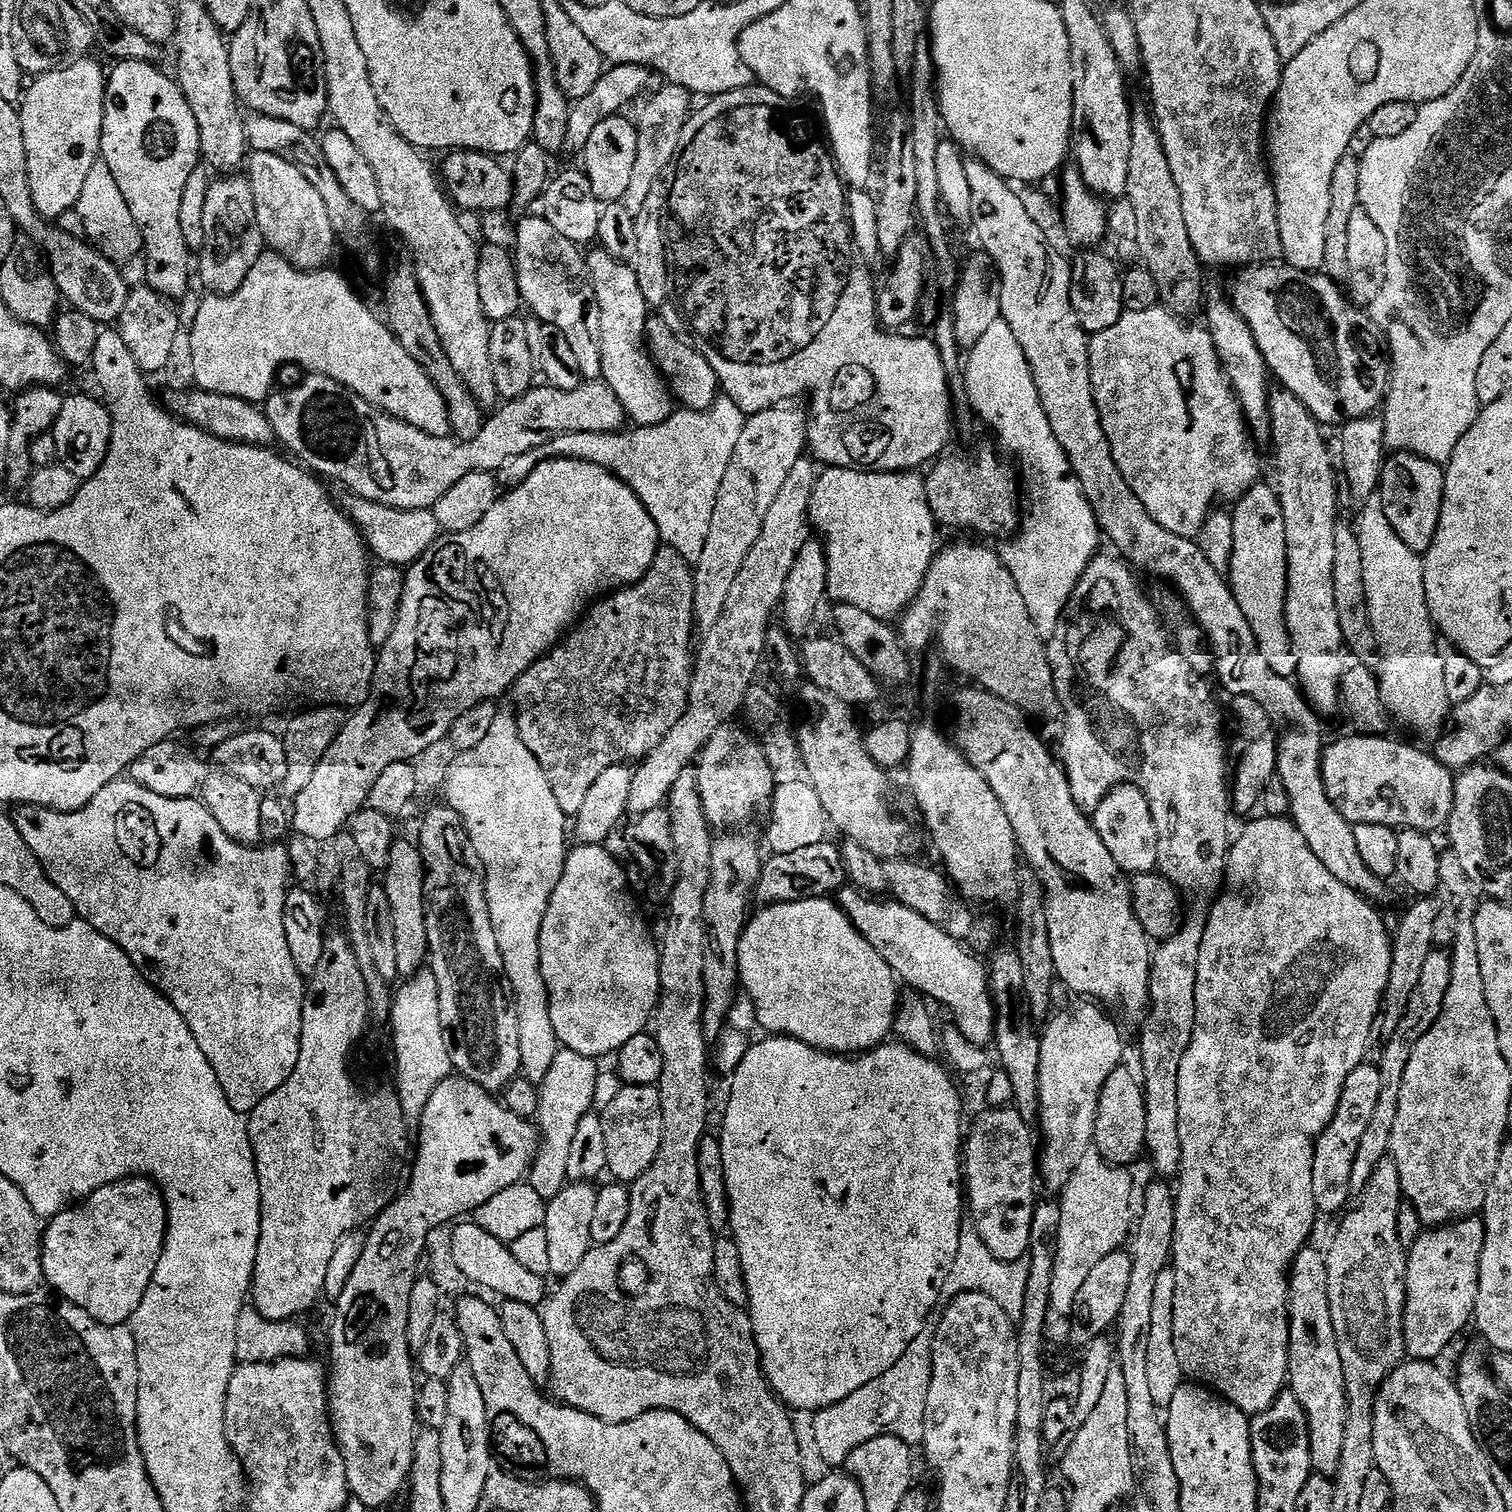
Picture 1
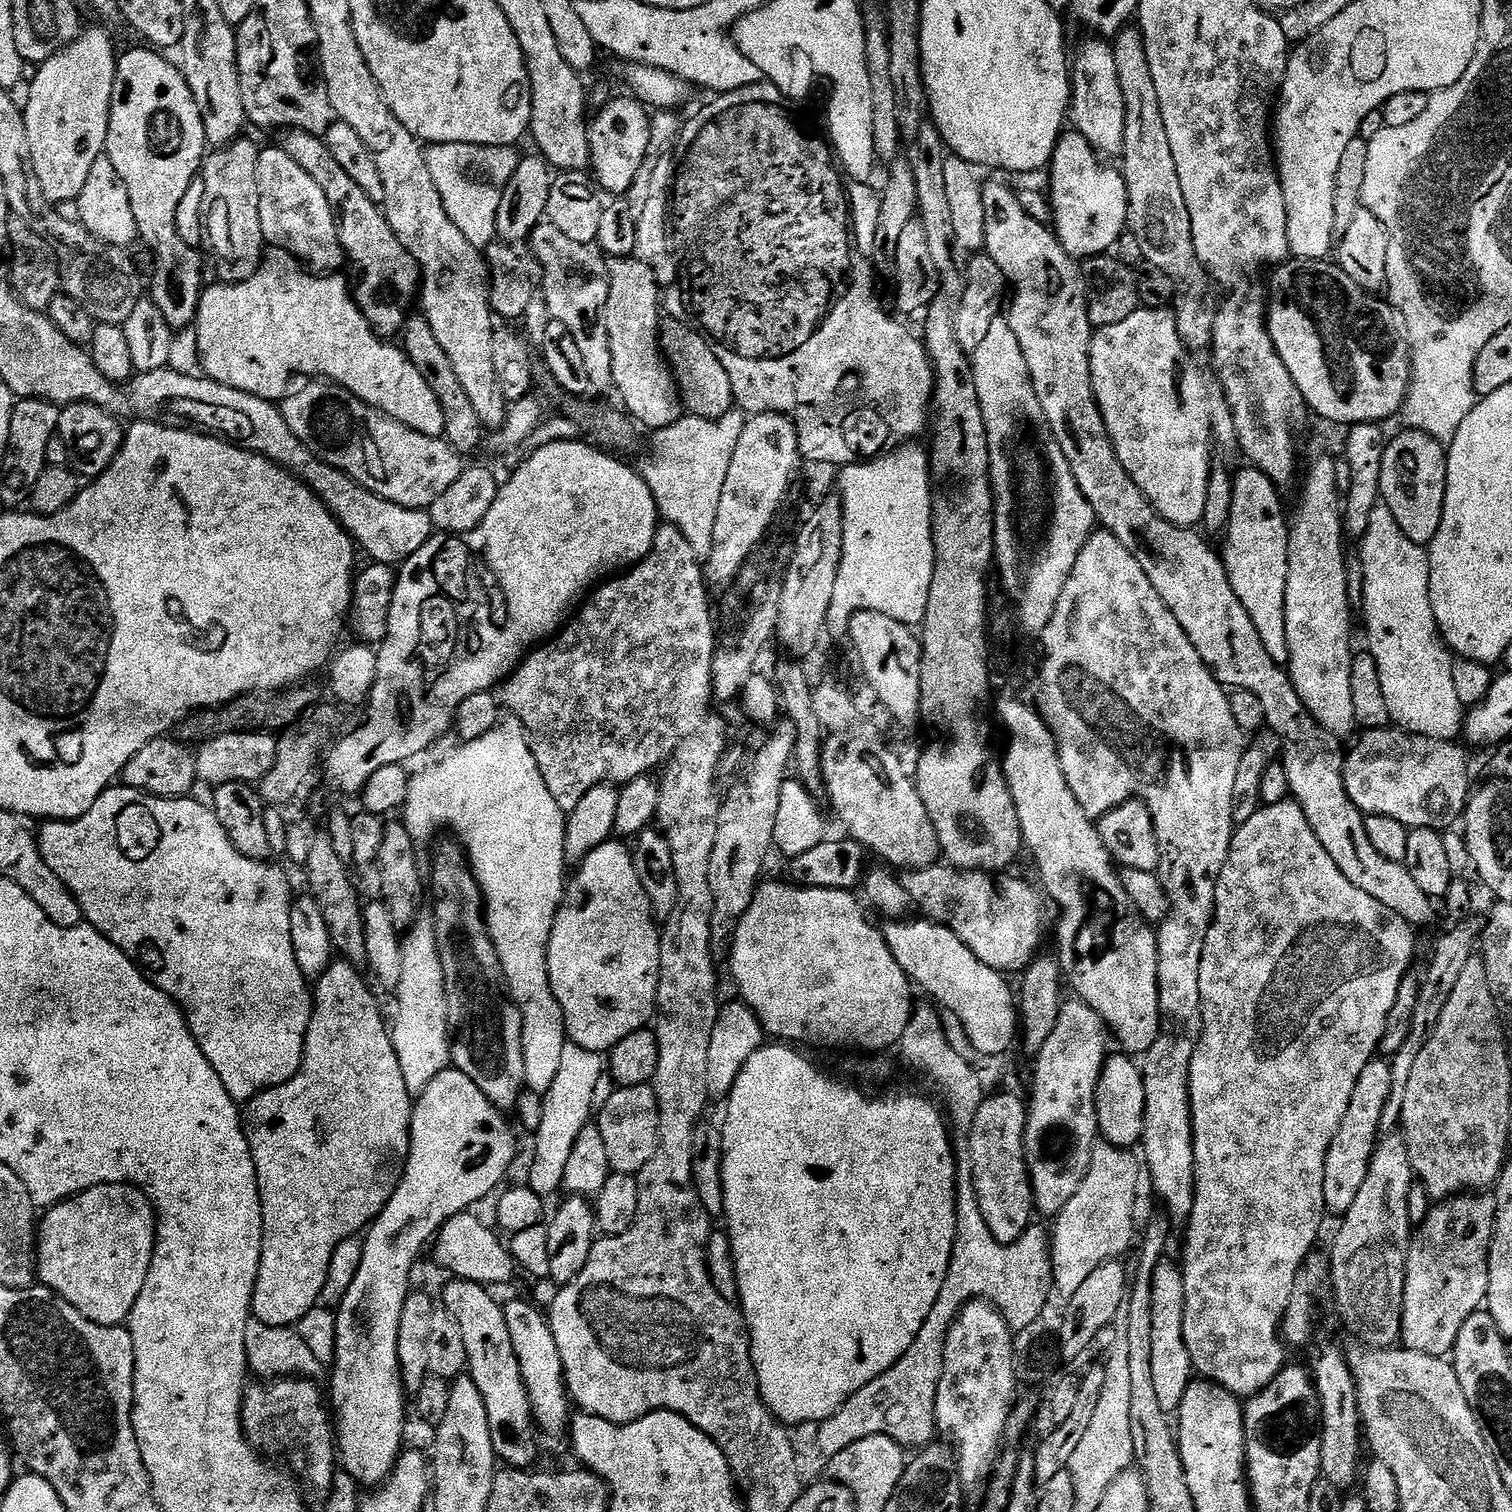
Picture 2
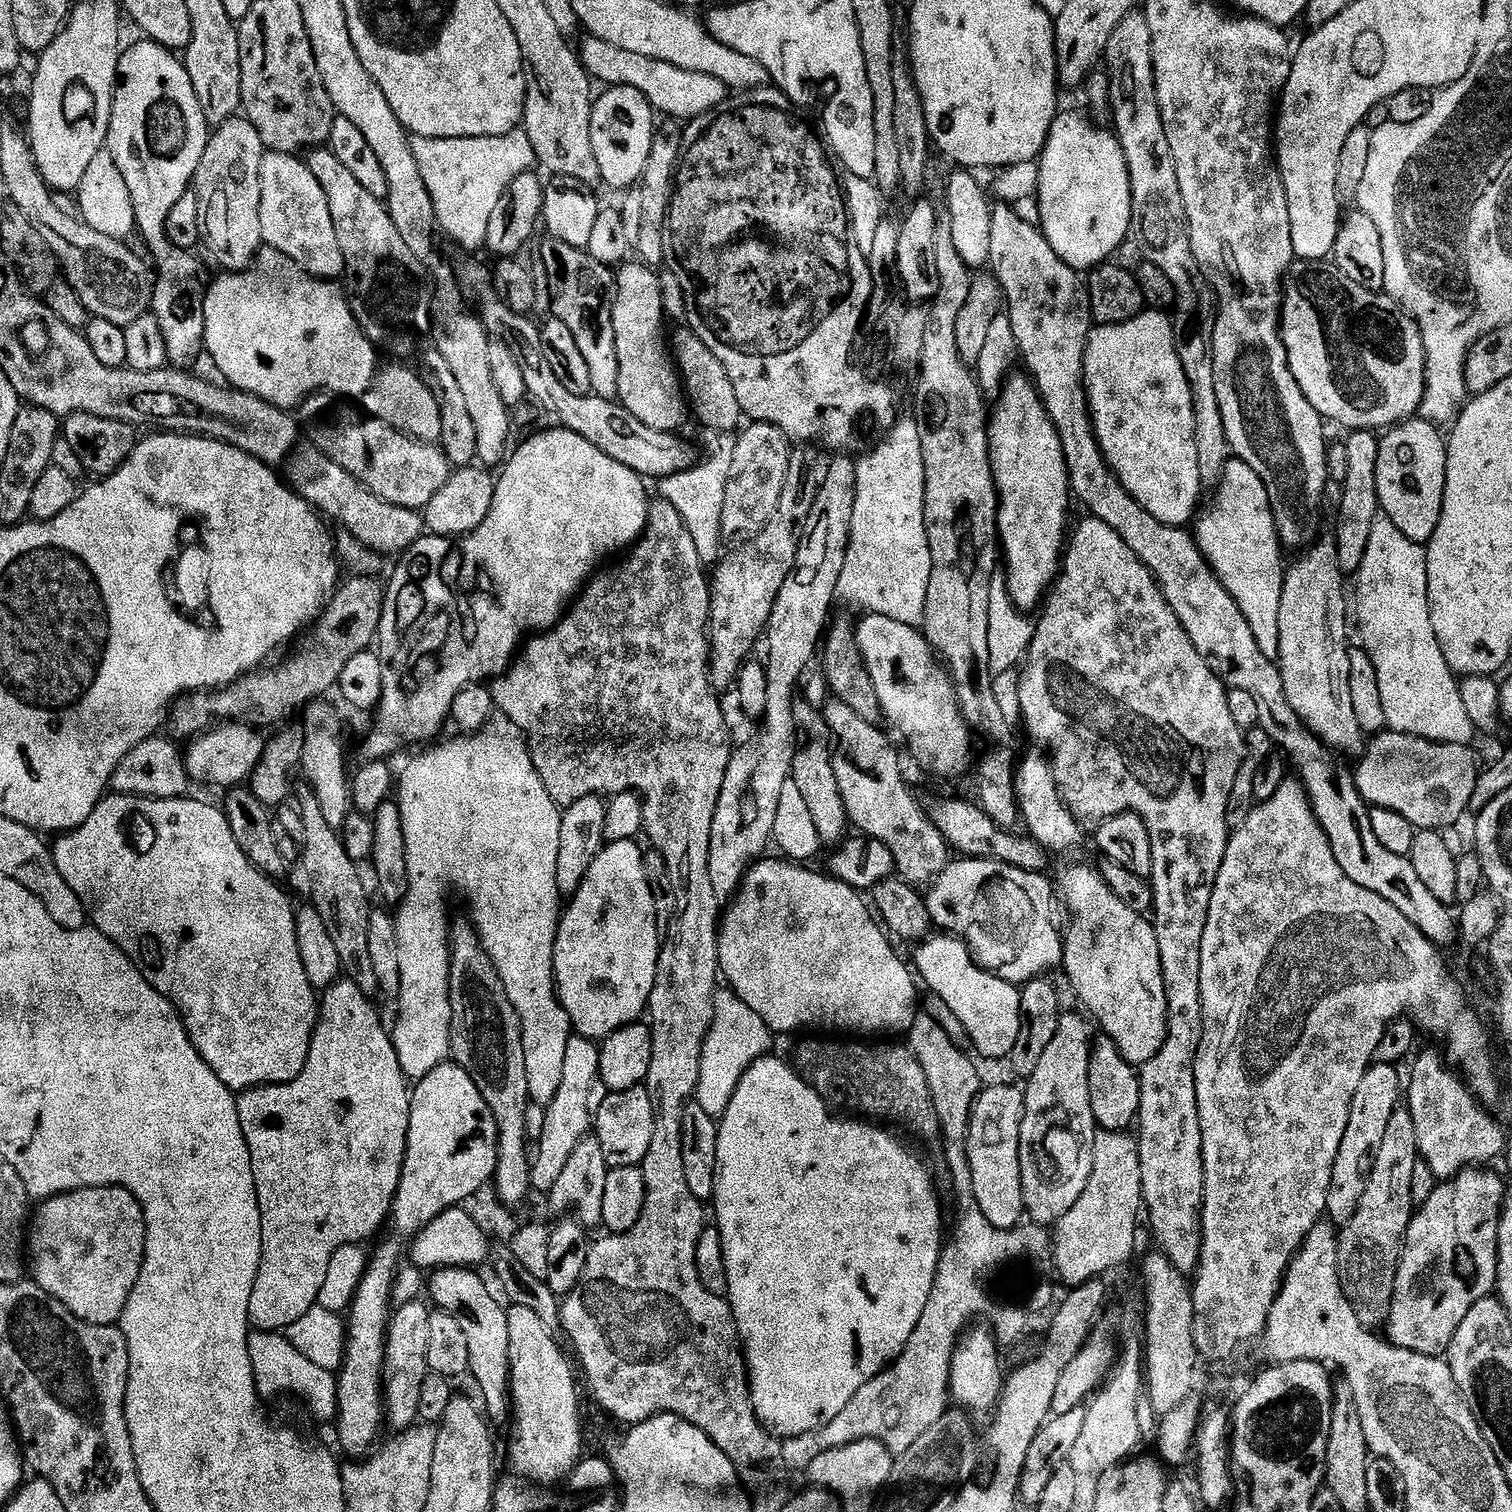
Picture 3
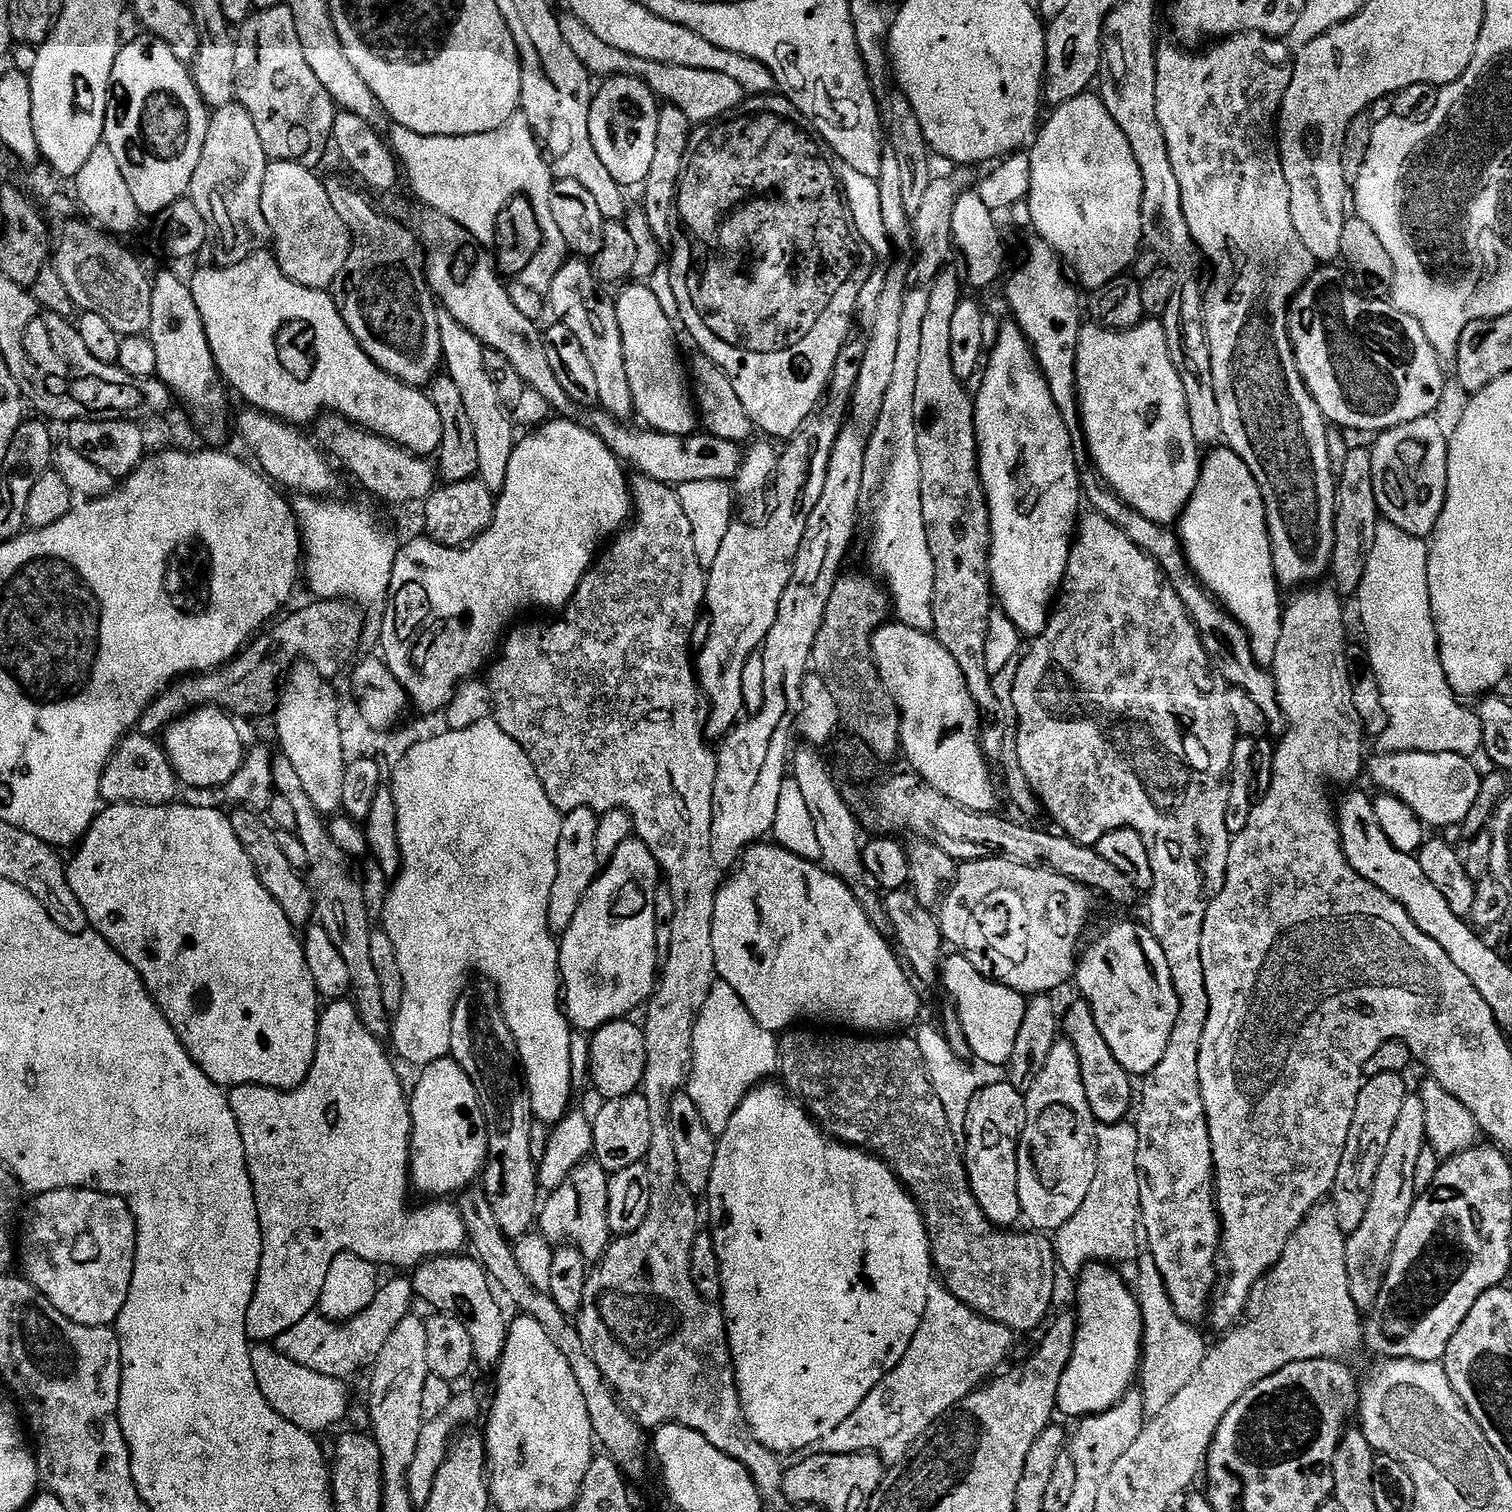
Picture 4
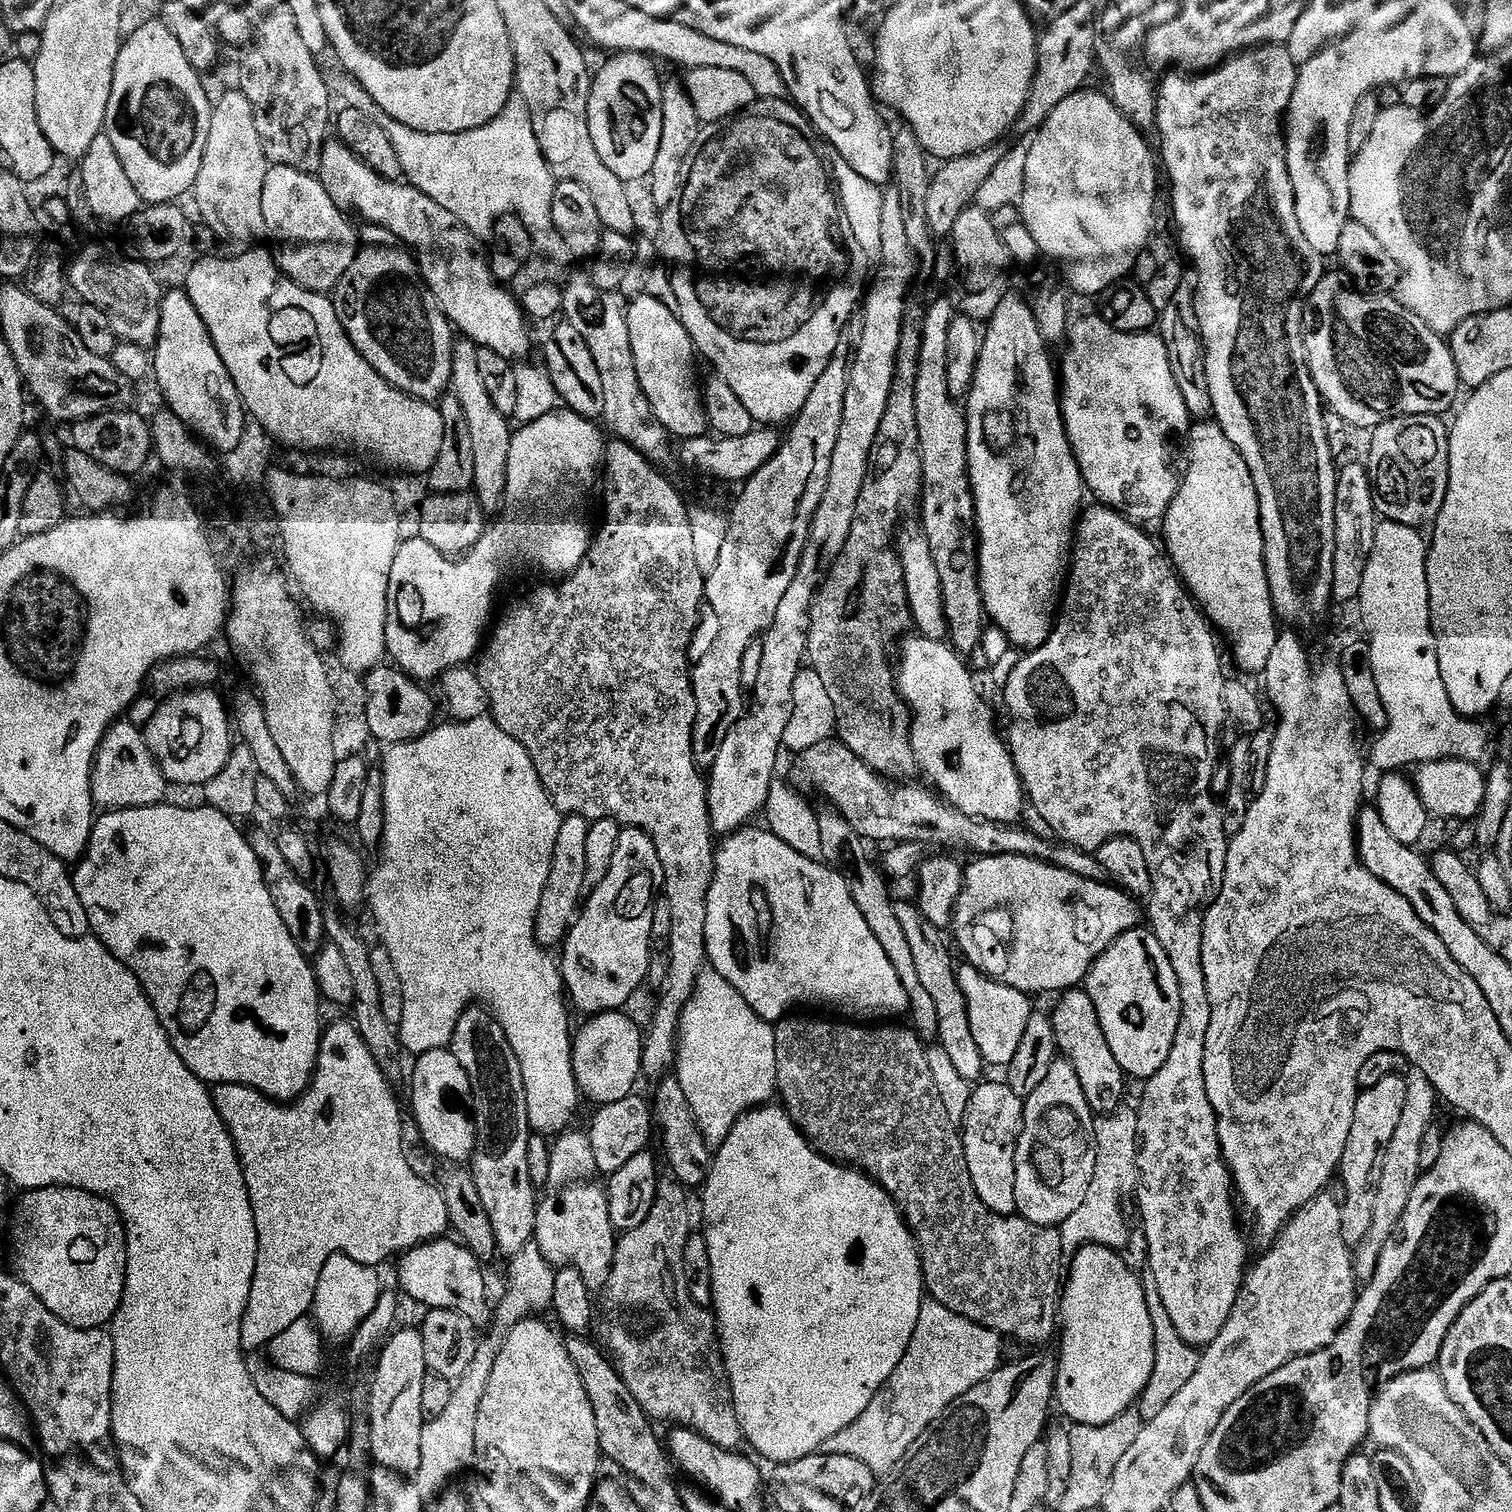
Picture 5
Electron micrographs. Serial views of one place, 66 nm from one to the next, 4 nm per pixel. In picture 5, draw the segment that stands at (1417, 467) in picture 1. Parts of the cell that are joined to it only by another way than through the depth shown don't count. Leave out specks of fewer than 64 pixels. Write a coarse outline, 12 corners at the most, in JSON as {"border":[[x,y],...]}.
{"border":[[1447,423],[1371,429],[1366,467],[1383,519],[1423,529],[1448,493]]}

